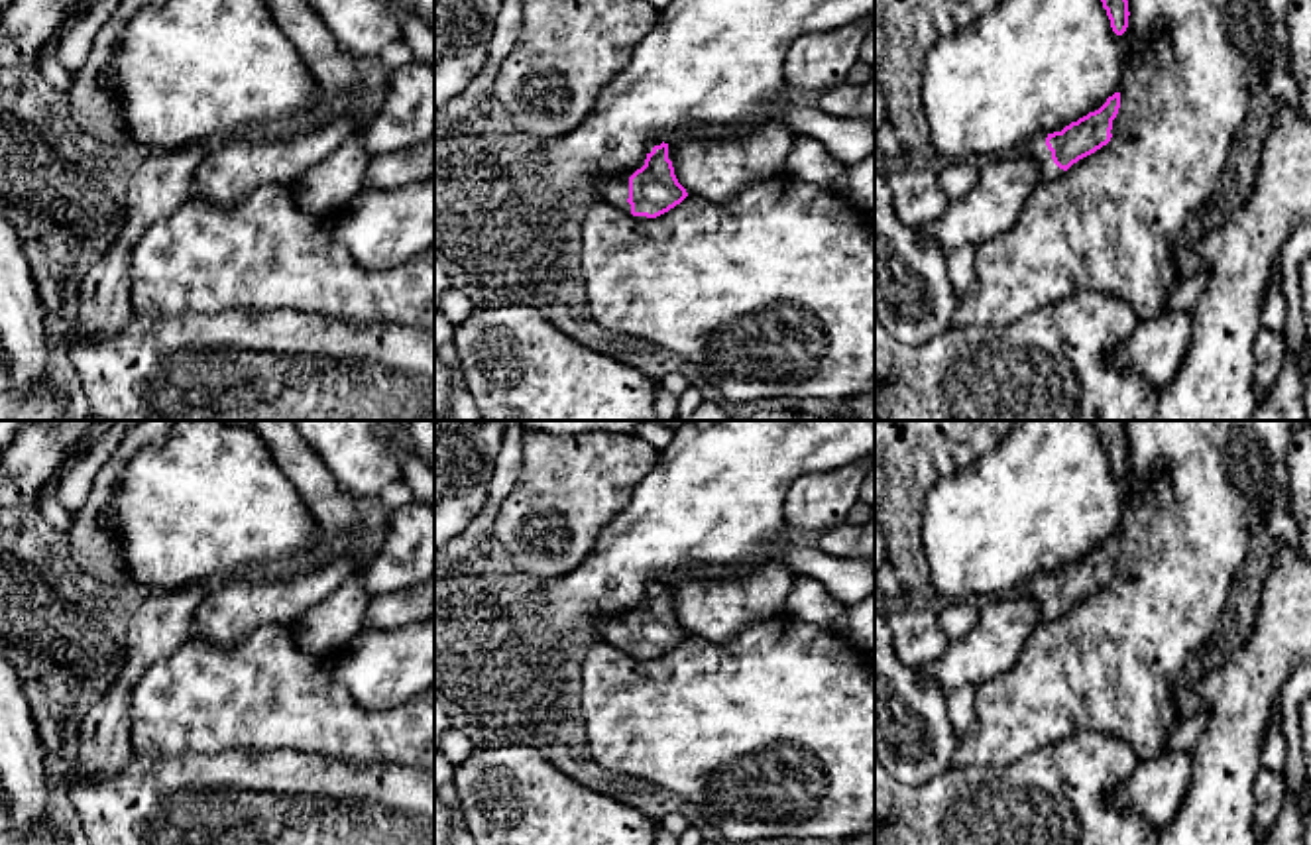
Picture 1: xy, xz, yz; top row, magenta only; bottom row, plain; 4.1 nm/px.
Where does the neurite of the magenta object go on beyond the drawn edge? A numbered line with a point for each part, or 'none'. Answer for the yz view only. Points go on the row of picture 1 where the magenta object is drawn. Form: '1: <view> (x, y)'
1: yz (1036, 148)

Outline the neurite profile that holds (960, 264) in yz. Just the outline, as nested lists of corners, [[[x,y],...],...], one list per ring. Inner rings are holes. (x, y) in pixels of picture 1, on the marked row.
[[[965,244],[957,250],[951,250],[945,257],[945,269],[947,269],[949,283],[959,299],[969,291],[973,283],[975,254],[977,254],[977,248],[971,244]]]

